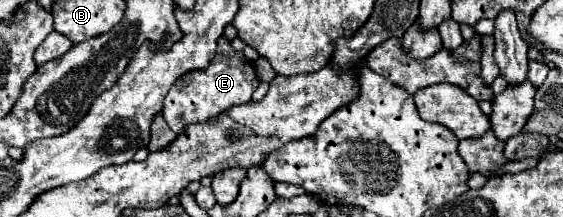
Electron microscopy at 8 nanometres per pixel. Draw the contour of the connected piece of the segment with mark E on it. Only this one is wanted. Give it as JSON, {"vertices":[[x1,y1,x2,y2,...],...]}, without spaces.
{"vertices":[[220,49,214,55,214,59,210,61,210,65,202,71,190,71,186,75,182,75,182,79,178,79,178,83,174,83,174,87,168,91,166,99,164,99,164,109,162,115,166,119,166,123,170,125,170,129,174,133,180,133,182,129,186,129,192,123,204,123,206,119,212,119,214,115,240,105,240,103,248,103,252,99,254,89,258,87,258,77,252,69,252,65,248,63,248,59,230,49]]}

